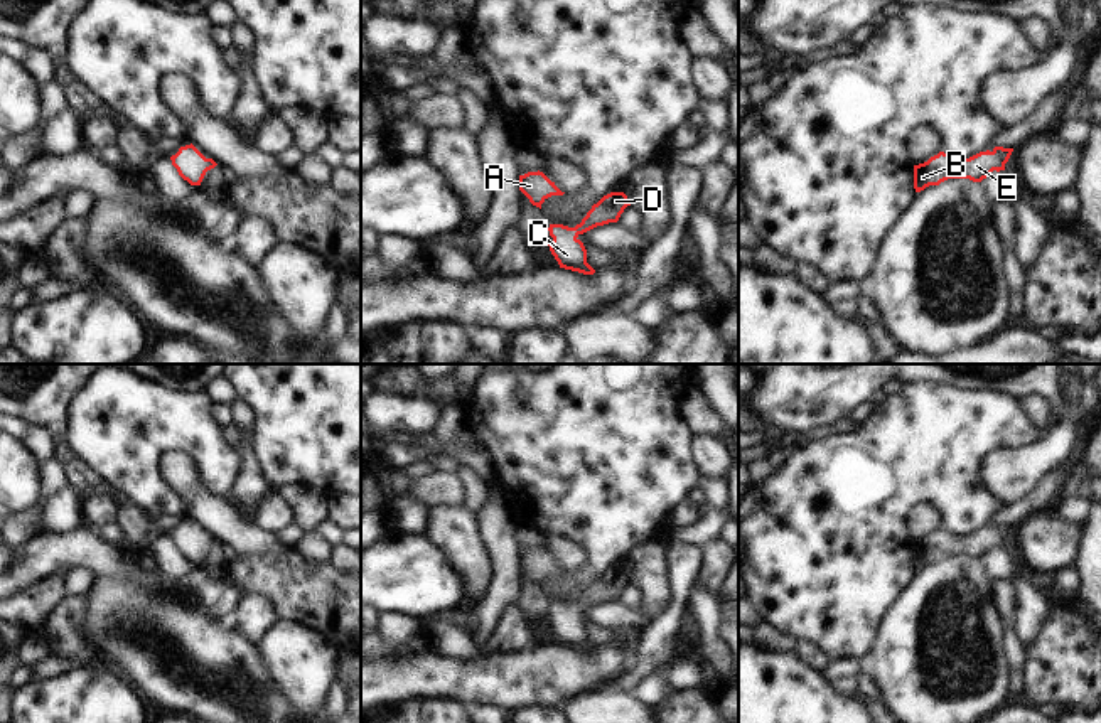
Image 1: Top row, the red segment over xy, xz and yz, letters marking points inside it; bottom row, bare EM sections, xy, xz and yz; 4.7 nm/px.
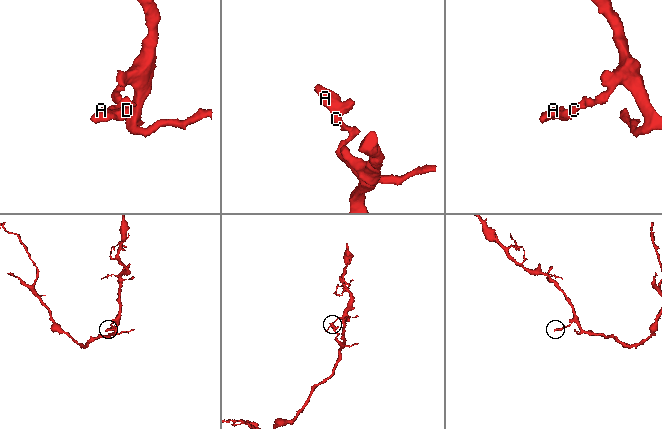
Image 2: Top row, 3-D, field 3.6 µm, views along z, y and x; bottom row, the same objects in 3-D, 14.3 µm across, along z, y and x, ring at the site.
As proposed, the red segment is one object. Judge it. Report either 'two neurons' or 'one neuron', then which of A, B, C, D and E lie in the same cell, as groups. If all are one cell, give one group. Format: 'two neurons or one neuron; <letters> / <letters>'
one neuron; A B C D E

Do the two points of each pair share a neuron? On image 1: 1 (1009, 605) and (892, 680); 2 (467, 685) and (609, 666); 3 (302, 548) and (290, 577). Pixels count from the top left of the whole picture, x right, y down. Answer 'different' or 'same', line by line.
1: different
2: same
3: different

